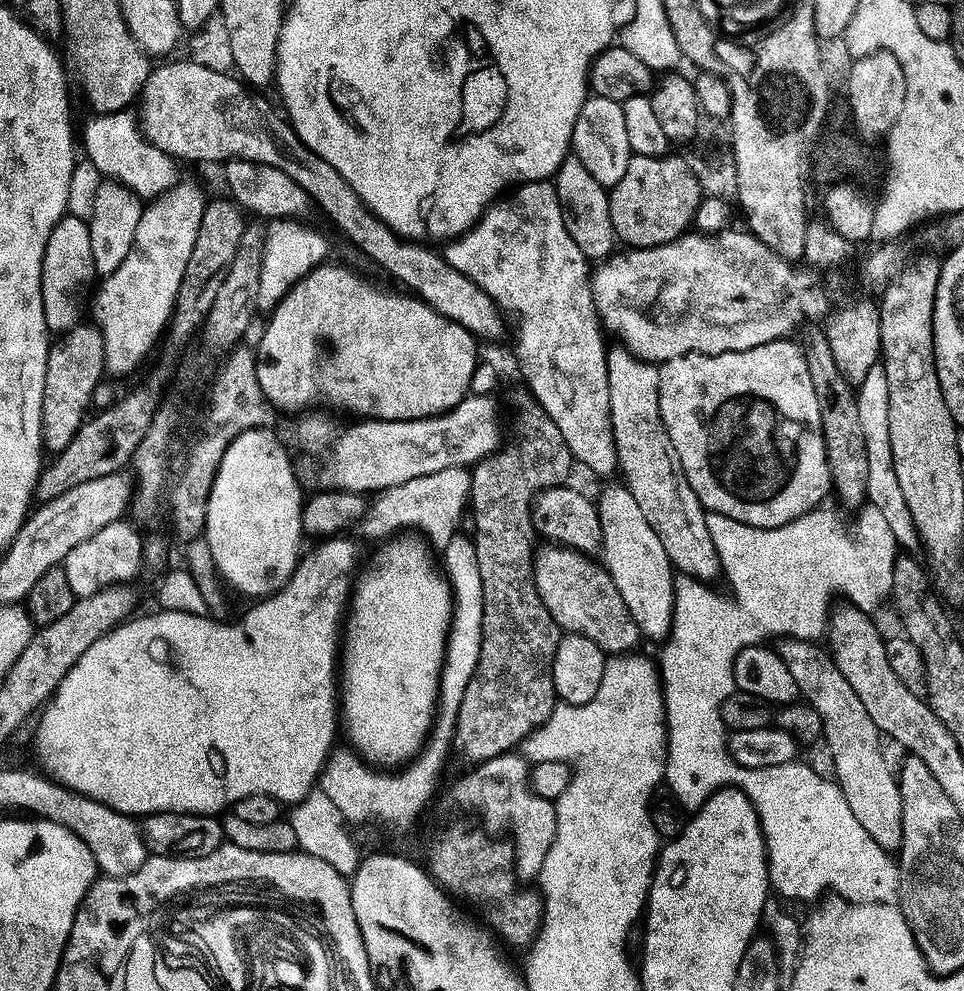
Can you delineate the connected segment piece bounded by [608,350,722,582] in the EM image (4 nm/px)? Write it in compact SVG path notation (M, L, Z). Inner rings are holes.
M627 350L609 351L608 377L610 378L610 410L612 411L612 436L616 440L616 459L619 471L624 472L626 487L630 494L634 494L634 502L638 502L638 510L646 517L646 522L658 534L662 546L666 546L666 554L672 560L672 567L677 573L701 582L716 582L721 579L722 569L720 555L714 546L714 538L710 538L708 525L709 513L700 501L700 496L691 488L686 474L676 456L670 434L664 425L659 410L659 367L645 364L636 359Z

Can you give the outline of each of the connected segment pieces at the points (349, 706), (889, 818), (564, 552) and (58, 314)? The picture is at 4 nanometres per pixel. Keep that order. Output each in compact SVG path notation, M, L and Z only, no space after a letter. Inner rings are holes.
M400 534L377 547L380 549L377 550L376 557L372 560L372 565L368 569L365 567L355 581L350 601L350 611L346 616L346 627L342 632L342 728L343 731L348 731L348 736L352 739L351 747L360 756L368 764L379 766L384 770L396 770L409 762L415 761L429 743L430 733L436 723L441 695L441 676L444 672L449 632L452 629L454 605L452 585L449 584L449 579L442 571L438 560L438 565L436 565L436 560L432 557L433 549L423 539L417 538L418 540L415 540L414 537L416 536L412 534Z
M785 639L778 651L782 662L794 674L794 682L800 687L800 695L821 715L824 737L832 751L832 764L836 767L835 783L839 784L854 818L862 822L866 834L878 842L889 854L899 853L904 841L902 826L902 790L897 773L892 772L884 752L880 749L882 733L874 726L874 718L862 706L862 698L854 694L850 682L842 678L842 670L833 662L831 655L824 652L816 642Z
M559 546L541 547L536 553L536 585L550 618L558 622L561 633L582 635L597 643L607 654L620 658L632 654L642 641L640 628L634 622L614 578L607 568L596 564L591 555Z
M67 216L61 220L51 235L50 242L47 244L46 254L43 260L43 308L46 314L46 322L49 333L56 336L64 335L72 331L79 325L80 306L76 302L70 302L70 293L76 291L88 278L86 274L93 273L94 265L92 262L93 243L90 242L90 226L87 221L80 220L76 216Z

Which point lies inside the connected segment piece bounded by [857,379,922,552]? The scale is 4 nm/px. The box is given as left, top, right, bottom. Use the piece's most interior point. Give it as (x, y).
(884, 493)

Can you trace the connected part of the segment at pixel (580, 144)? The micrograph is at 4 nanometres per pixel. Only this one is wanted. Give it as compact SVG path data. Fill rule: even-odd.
M593 95L584 103L582 114L576 123L572 139L575 159L590 170L590 174L603 188L613 189L626 178L626 166L634 155L630 146L630 134L626 131L626 114L620 100L611 100Z

